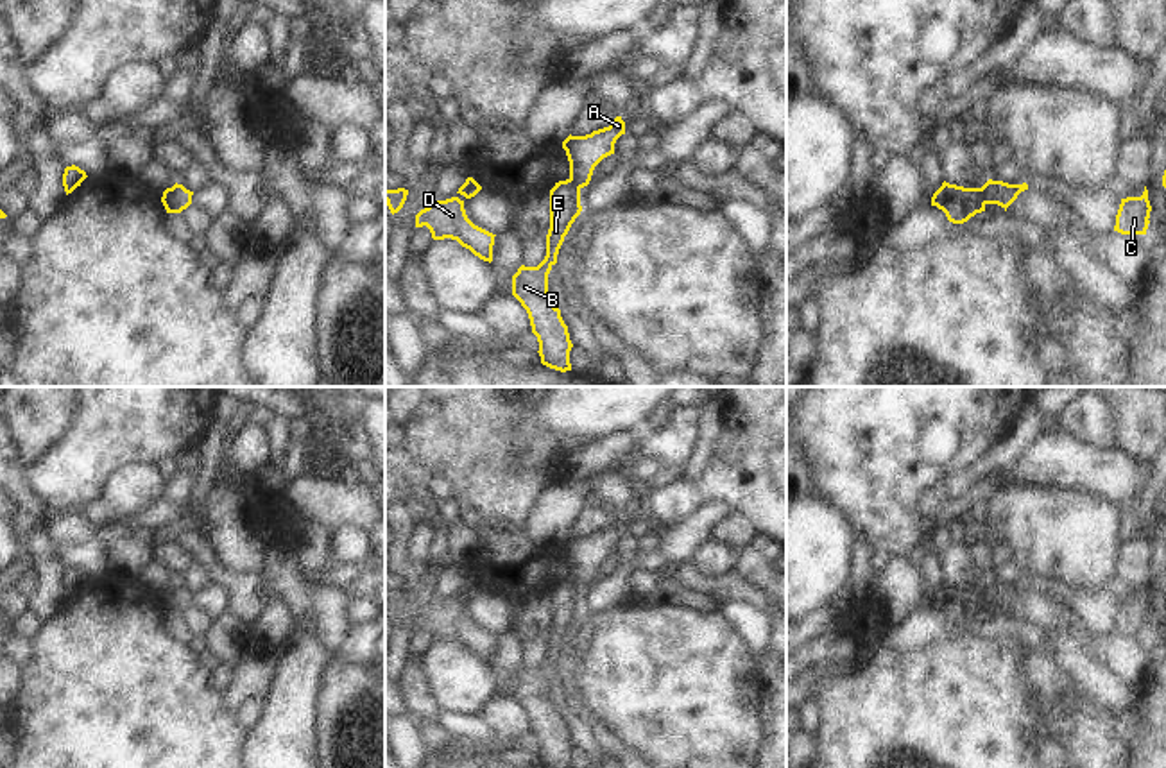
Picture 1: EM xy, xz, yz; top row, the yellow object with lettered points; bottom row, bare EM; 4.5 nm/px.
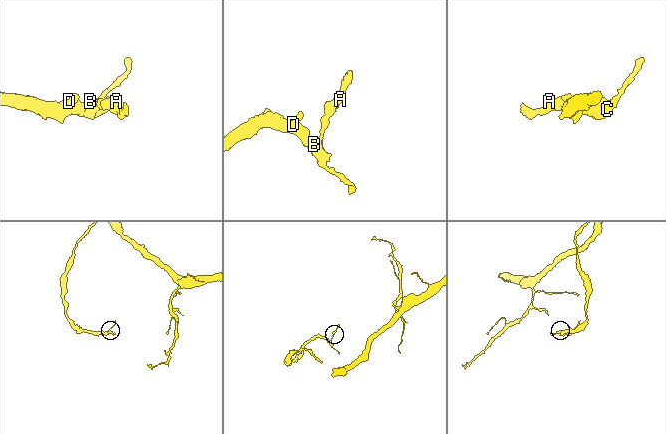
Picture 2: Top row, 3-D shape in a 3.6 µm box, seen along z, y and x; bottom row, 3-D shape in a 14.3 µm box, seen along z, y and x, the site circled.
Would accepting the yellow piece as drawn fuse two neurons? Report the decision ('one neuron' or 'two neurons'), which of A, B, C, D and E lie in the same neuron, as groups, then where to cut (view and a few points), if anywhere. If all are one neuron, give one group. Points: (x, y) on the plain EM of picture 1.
two neurons | A / B C D E | yz (978, 589), (985, 604)

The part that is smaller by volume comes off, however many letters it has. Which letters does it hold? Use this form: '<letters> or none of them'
A

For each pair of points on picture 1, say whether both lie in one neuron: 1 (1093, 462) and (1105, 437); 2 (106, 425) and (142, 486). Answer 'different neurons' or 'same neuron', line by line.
1: different neurons
2: different neurons

